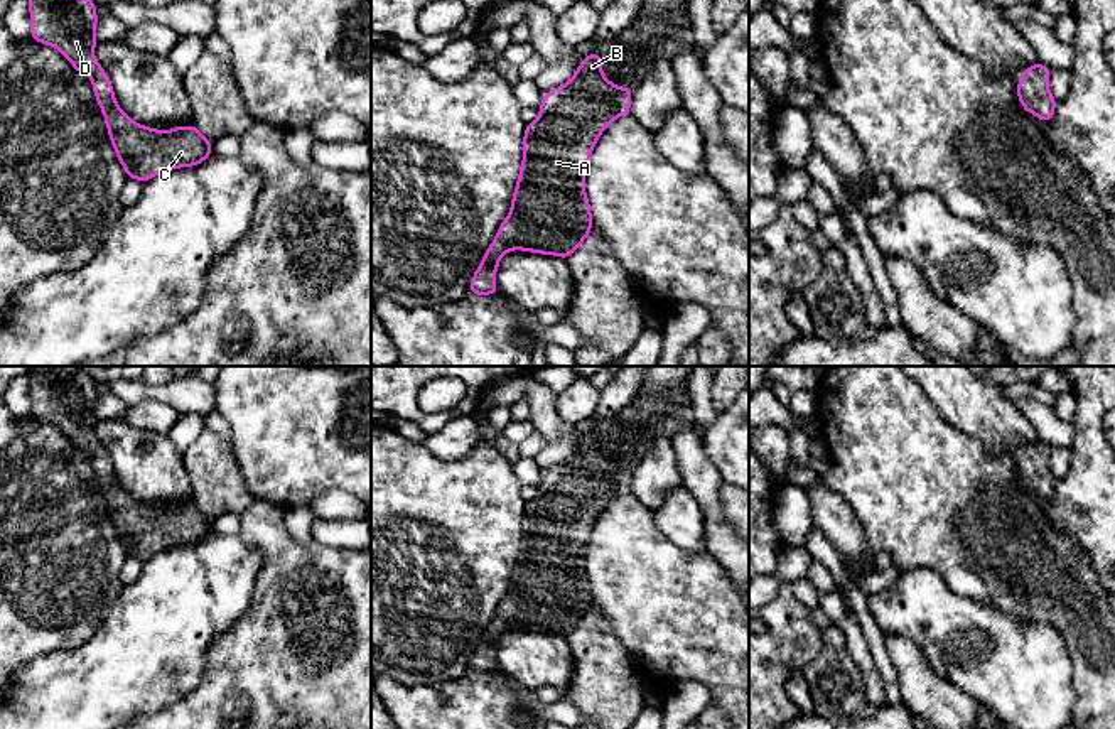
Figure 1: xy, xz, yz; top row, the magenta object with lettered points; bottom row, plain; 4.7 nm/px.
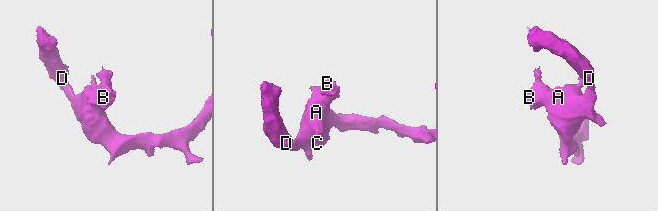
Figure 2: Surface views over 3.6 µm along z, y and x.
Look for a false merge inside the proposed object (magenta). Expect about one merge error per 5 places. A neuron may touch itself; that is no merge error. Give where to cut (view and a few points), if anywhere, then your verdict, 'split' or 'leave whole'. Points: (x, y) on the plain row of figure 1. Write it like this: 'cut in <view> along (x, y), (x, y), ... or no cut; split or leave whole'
no cut; leave whole

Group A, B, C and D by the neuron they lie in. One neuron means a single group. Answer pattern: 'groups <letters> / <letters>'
groups A B C D

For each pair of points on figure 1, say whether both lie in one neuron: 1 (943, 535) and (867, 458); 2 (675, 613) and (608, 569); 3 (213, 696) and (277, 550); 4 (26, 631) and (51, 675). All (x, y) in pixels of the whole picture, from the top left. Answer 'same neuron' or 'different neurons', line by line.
1: same neuron
2: same neuron
3: same neuron
4: different neurons

